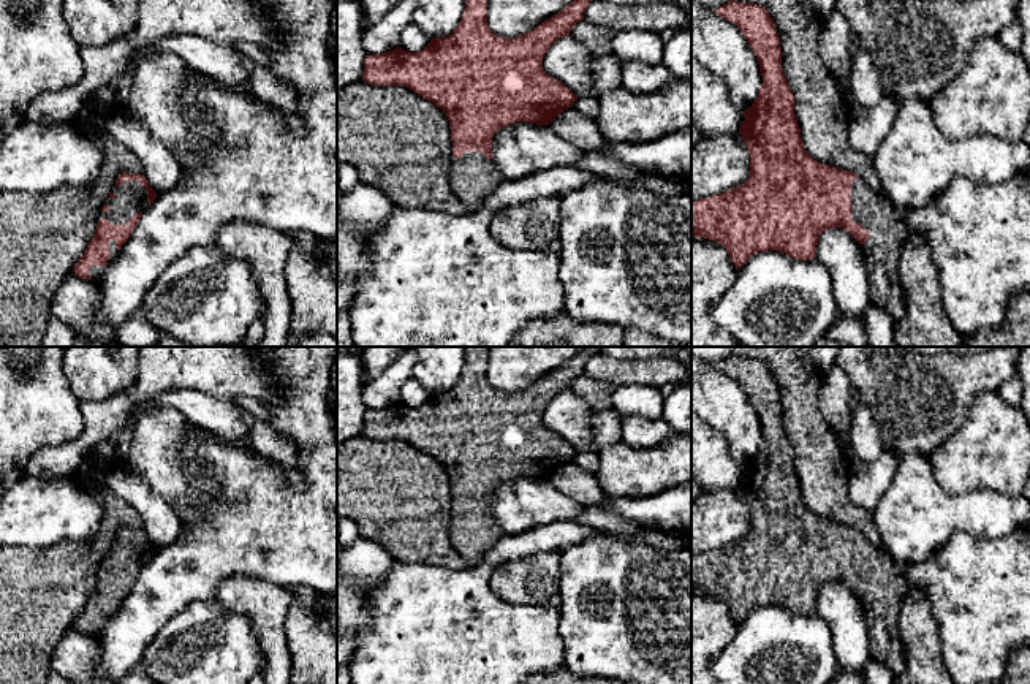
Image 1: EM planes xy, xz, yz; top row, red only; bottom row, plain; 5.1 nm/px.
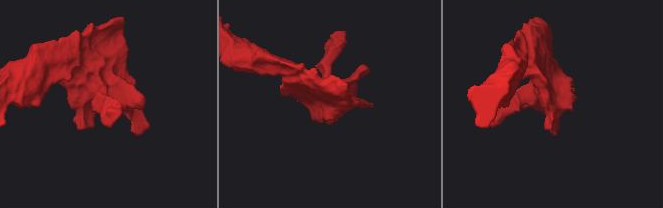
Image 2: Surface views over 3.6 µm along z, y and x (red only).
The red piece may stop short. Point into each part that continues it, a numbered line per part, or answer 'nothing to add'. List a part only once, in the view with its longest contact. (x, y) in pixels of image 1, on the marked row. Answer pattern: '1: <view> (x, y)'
1: yz (888, 227)

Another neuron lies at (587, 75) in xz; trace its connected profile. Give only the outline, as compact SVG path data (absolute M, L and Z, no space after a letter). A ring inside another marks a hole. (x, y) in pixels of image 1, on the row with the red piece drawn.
M571 35L559 38L543 59L544 71L562 81L577 98L600 98L623 87L623 62L614 54L593 54Z

